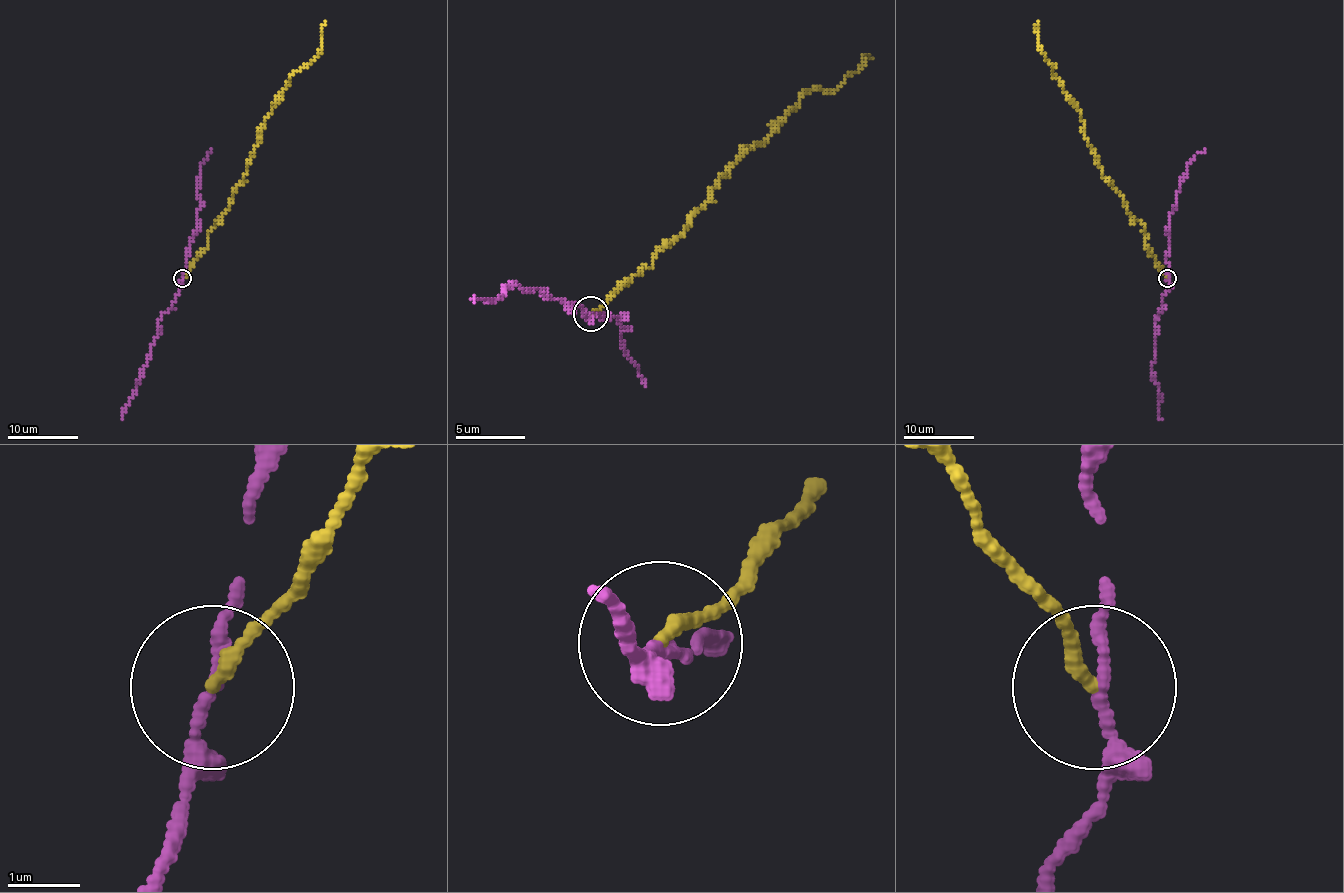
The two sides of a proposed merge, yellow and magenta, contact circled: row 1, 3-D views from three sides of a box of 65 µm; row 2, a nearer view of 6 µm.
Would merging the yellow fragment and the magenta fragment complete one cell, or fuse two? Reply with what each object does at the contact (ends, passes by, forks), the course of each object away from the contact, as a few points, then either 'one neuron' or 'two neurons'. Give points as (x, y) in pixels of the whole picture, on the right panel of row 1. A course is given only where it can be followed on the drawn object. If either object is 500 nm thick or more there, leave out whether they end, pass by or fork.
yellow ends | magenta passes by | yellow via (1167, 278), (1147, 251), (1144, 226), (1103, 175), (1087, 141), (1080, 109), (1037, 41), (1037, 20) | magenta via (1168, 278), (1168, 290), (1156, 319), (1152, 365), (1152, 377), (1161, 397), (1161, 420) | two neurons

